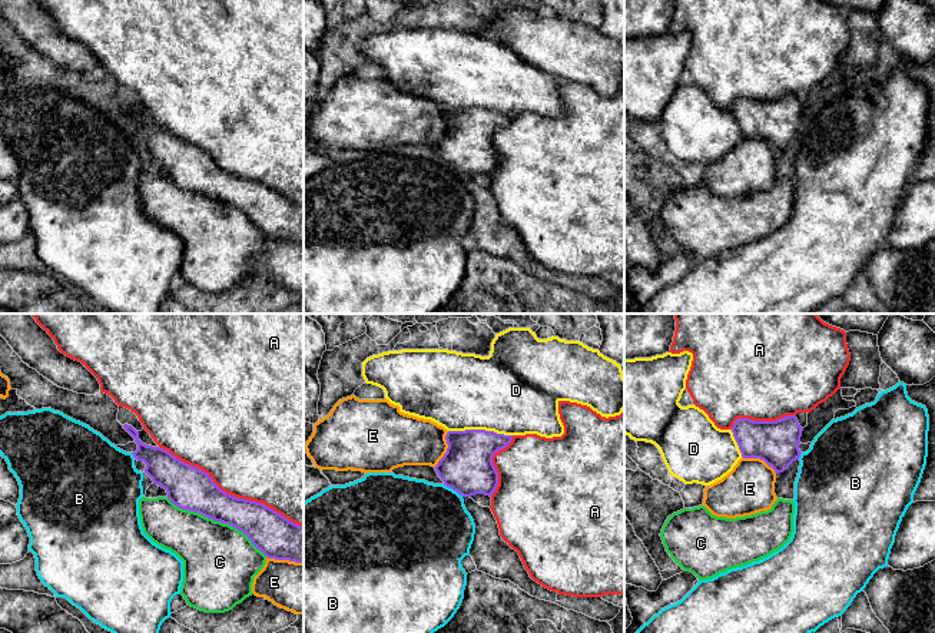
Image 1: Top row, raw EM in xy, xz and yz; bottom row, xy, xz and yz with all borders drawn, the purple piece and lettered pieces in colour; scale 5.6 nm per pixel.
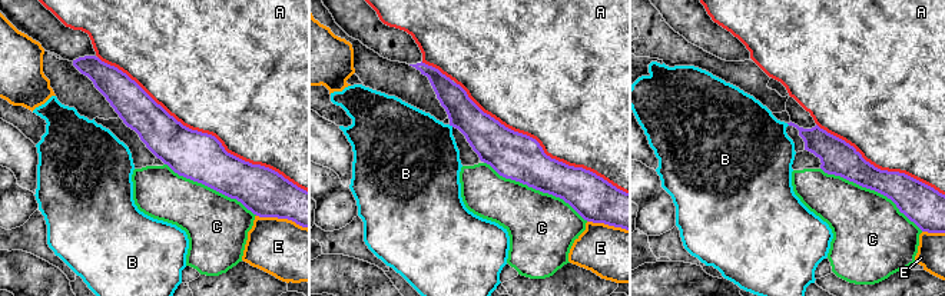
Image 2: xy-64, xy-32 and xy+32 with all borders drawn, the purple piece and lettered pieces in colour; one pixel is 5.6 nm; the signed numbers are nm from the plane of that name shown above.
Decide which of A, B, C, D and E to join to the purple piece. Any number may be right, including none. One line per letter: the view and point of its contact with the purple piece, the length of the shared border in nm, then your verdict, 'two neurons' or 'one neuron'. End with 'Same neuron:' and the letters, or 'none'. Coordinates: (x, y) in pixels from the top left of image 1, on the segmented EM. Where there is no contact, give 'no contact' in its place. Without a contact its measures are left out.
A: contact xy (229, 494); length 950 nm; two neurons
B: contact xz (453, 489); length 140 nm; two neurons
C: contact xy (218, 520); length 650 nm; two neurons
D: contact xz (480, 430); length 360 nm; two neurons
E: contact xz (447, 450); length 220 nm; one neuron
Same neuron: E

